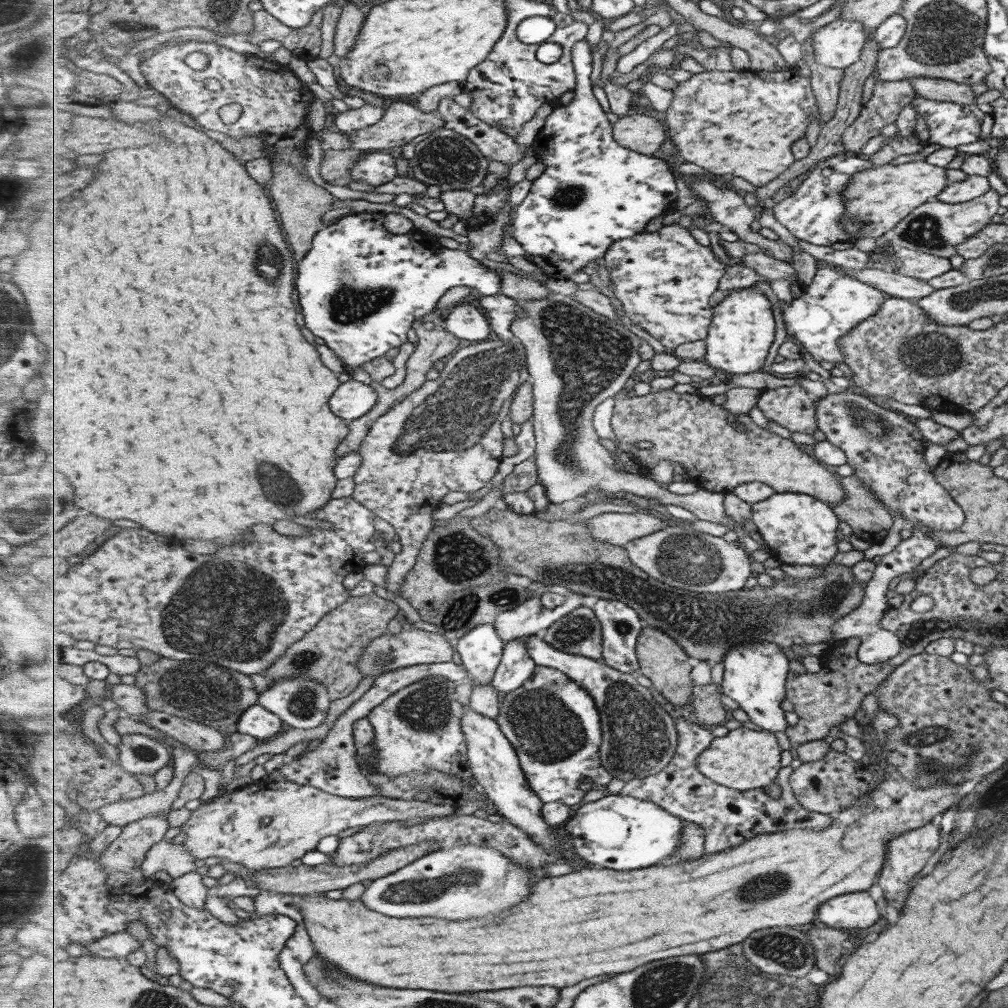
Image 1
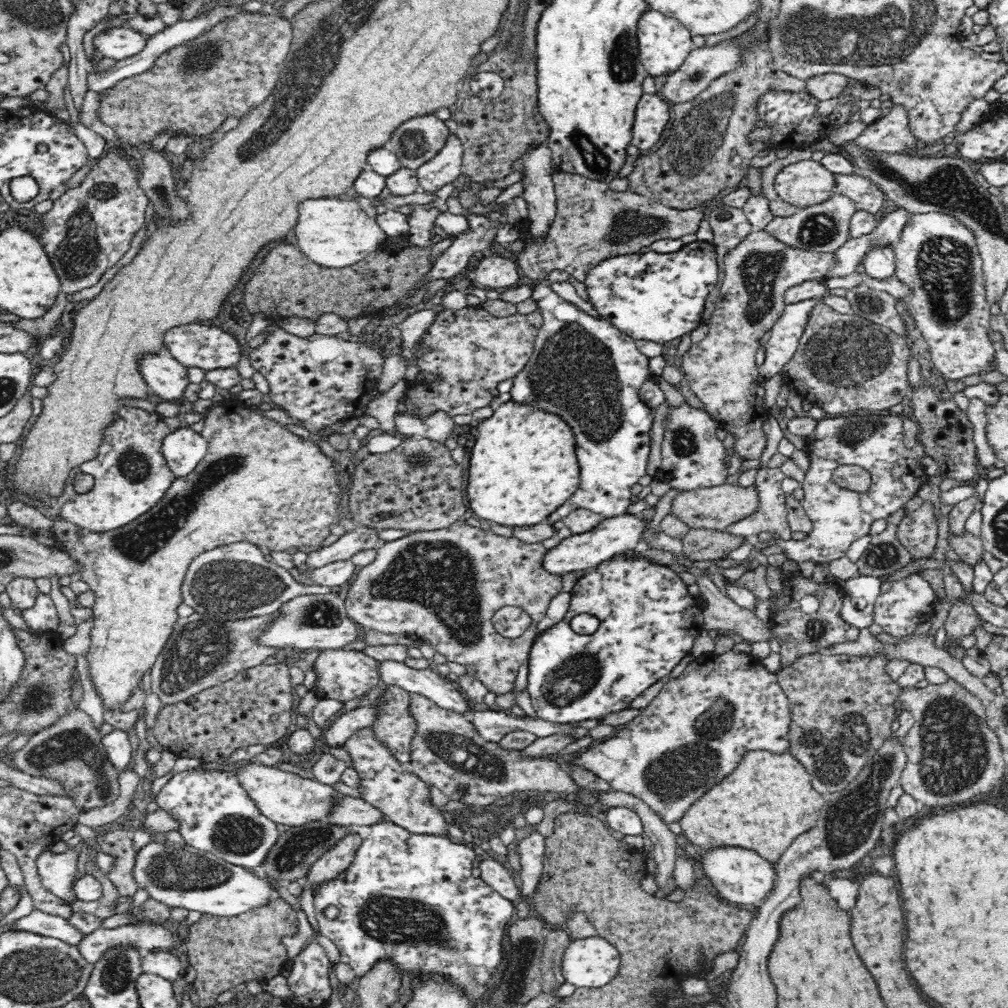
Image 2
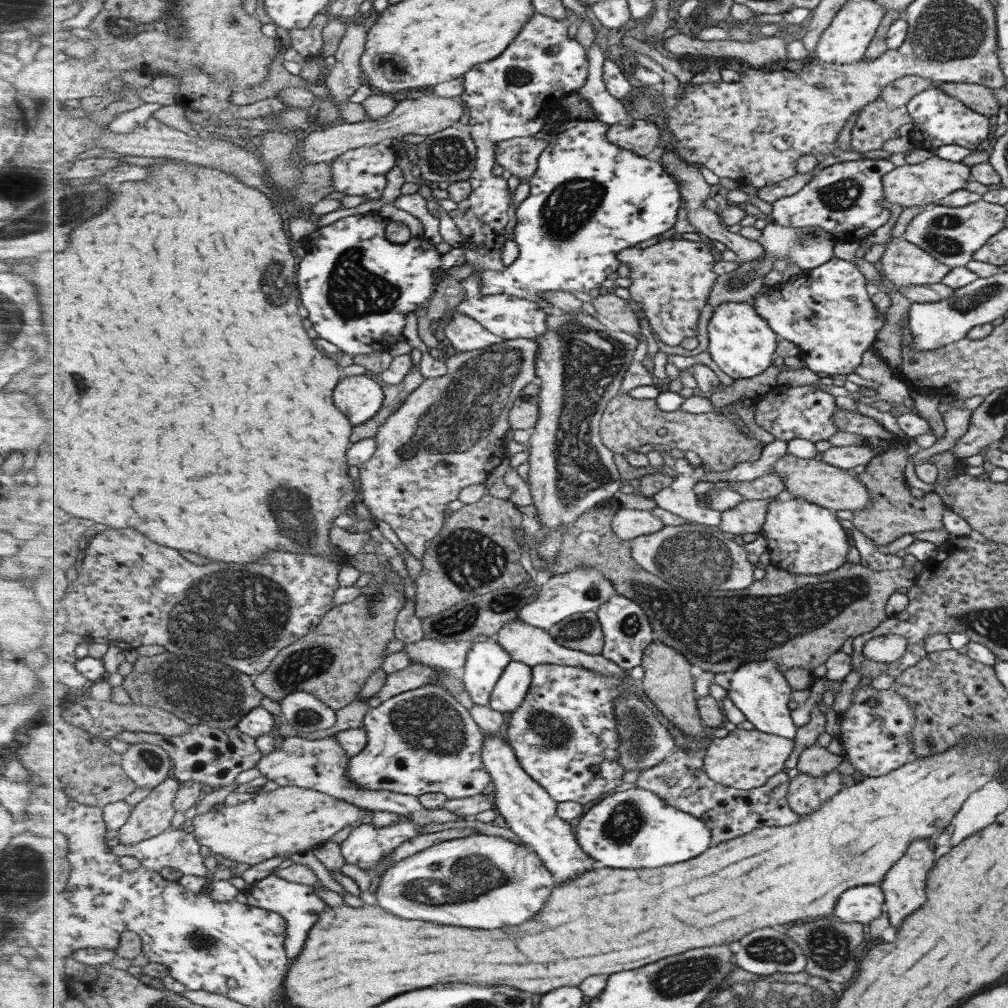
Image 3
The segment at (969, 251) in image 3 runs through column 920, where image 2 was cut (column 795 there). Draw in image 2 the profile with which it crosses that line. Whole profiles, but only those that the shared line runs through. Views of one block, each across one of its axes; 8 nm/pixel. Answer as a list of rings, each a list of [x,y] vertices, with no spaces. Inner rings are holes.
[[[844,195],[831,196],[818,204],[806,206],[806,208],[798,207],[790,216],[770,218],[770,222],[762,228],[762,231],[770,233],[778,241],[786,244],[786,247],[819,253],[834,253],[849,239],[850,216],[856,211],[854,202],[850,198]]]

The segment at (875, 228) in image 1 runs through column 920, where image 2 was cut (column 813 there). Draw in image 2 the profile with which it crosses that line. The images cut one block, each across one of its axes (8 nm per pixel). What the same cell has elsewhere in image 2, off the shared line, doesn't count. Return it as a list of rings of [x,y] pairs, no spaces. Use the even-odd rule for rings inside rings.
[[[813,159],[784,166],[774,177],[778,196],[799,208],[824,202],[830,196],[834,173]]]

